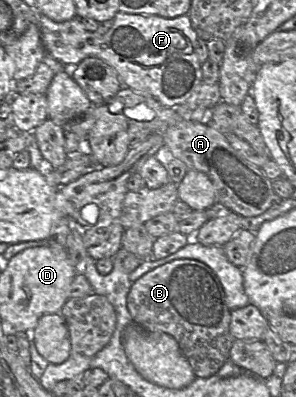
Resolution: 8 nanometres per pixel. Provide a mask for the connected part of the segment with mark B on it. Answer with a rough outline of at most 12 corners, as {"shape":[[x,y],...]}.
{"shape":[[177,259],[133,282],[135,324],[179,344],[198,378],[230,359],[214,271]]}

